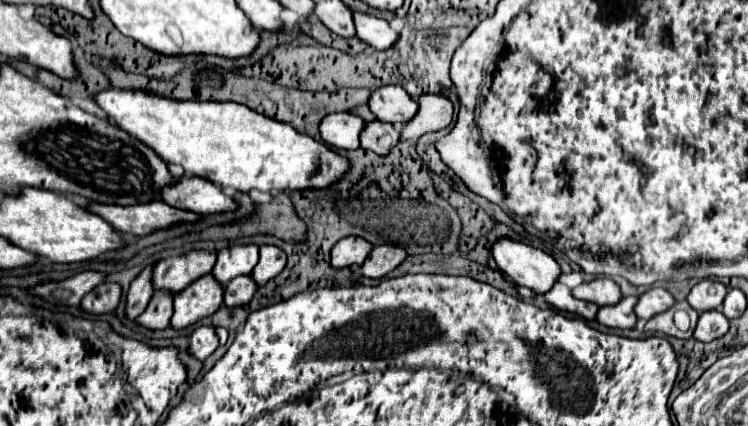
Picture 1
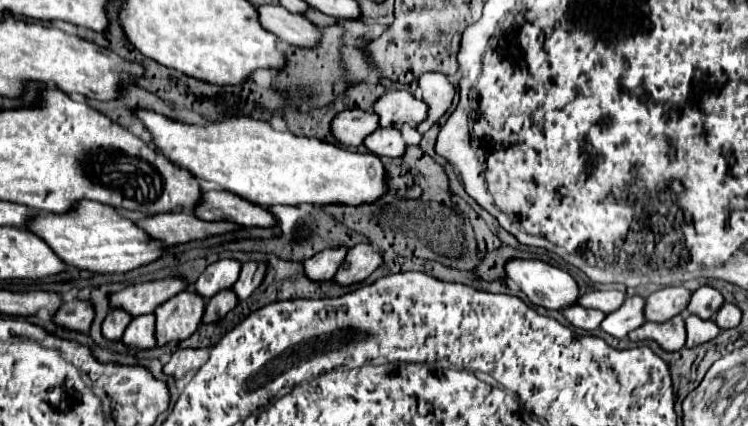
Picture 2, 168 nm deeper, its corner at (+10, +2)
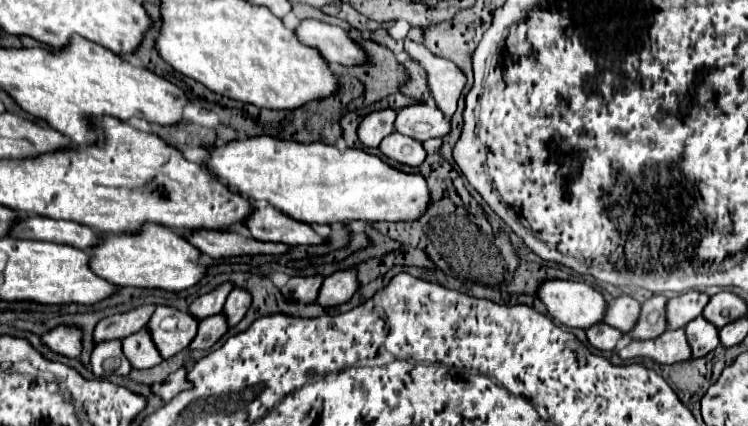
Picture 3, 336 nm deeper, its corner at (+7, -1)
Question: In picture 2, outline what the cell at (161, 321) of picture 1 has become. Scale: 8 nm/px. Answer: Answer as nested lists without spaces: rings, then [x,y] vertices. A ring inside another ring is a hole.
[[[155,314],[137,316],[129,322],[123,334],[123,342],[137,348],[153,348],[155,342]]]

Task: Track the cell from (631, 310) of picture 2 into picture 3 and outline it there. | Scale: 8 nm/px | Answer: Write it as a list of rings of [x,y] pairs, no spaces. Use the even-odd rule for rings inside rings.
[[[654,295],[652,299],[648,299],[642,305],[642,313],[640,319],[636,323],[636,327],[632,329],[632,333],[628,335],[630,339],[654,339],[660,337],[666,329],[666,317],[664,317],[664,309],[666,309],[668,297],[664,295]]]

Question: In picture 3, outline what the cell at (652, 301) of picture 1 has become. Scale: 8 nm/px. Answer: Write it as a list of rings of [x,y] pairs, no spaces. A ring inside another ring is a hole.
[[[688,291],[678,297],[672,297],[666,307],[666,317],[668,317],[668,329],[680,329],[688,321],[696,319],[702,315],[704,307],[708,305],[710,297],[700,291]]]

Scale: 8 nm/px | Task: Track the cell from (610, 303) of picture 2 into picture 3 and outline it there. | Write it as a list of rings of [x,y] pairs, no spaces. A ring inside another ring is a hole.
[[[622,295],[622,297],[614,299],[612,305],[608,305],[606,323],[622,333],[630,333],[638,321],[638,317],[640,317],[640,303],[632,297]]]

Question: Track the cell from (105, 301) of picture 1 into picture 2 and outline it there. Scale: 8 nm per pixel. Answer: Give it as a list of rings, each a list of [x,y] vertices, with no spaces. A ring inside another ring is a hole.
[[[73,300],[73,302],[65,302],[57,310],[53,320],[69,330],[89,332],[93,316],[95,316],[95,310],[93,310],[93,304],[89,300]]]

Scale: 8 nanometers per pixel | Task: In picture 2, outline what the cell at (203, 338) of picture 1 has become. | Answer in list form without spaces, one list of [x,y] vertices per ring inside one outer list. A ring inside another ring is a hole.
[[[179,348],[163,366],[165,374],[181,378],[187,370],[197,370],[207,362],[207,348]]]

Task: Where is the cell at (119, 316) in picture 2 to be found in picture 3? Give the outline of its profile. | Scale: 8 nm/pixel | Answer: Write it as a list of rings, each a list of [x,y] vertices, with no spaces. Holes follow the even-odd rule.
[[[106,341],[96,345],[90,357],[90,367],[96,377],[110,377],[110,375],[126,377],[132,369],[132,365],[122,353],[120,341]]]

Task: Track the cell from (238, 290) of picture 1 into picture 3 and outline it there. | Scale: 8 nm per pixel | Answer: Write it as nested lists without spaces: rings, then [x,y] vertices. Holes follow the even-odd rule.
[[[220,313],[198,323],[198,335],[190,343],[190,349],[210,349],[228,331],[226,317]]]

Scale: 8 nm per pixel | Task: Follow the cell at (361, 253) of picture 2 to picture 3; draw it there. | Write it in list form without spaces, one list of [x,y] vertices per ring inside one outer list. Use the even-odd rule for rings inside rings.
[[[356,269],[338,271],[338,273],[324,279],[324,283],[318,291],[316,303],[324,305],[324,307],[336,307],[340,303],[350,301],[350,297],[356,293],[356,289],[358,289]]]

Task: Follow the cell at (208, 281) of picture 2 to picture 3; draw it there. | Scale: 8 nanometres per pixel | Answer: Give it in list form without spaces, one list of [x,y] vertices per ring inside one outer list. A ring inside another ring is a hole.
[[[224,283],[220,287],[216,287],[212,293],[208,295],[202,295],[198,297],[192,305],[190,305],[190,315],[198,321],[202,321],[204,317],[212,317],[216,313],[222,313],[222,307],[224,307],[224,301],[228,297],[228,293],[232,291],[232,285],[230,283]]]

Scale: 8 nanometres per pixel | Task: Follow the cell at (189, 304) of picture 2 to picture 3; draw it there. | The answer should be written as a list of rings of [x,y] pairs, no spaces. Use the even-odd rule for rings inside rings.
[[[156,307],[156,311],[152,313],[152,317],[148,321],[150,337],[156,345],[156,349],[160,351],[162,359],[170,359],[176,353],[180,353],[182,349],[186,349],[190,345],[190,341],[196,337],[196,329],[198,329],[198,321],[192,315],[180,313],[178,309],[172,309],[172,307]],[[164,317],[176,317],[178,327],[174,331],[160,329],[160,321]]]

